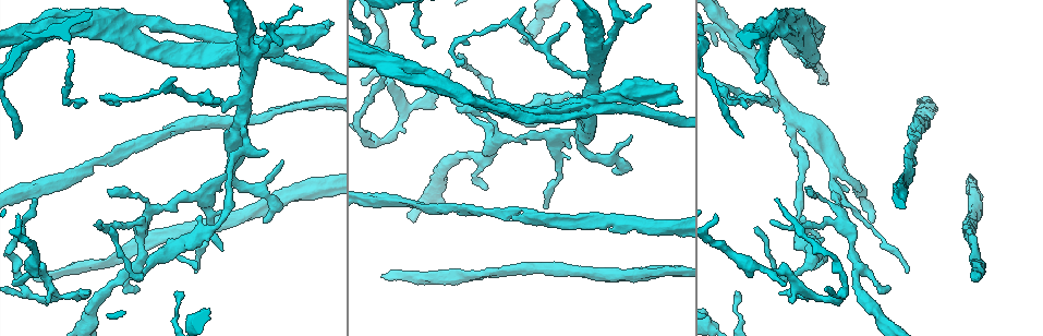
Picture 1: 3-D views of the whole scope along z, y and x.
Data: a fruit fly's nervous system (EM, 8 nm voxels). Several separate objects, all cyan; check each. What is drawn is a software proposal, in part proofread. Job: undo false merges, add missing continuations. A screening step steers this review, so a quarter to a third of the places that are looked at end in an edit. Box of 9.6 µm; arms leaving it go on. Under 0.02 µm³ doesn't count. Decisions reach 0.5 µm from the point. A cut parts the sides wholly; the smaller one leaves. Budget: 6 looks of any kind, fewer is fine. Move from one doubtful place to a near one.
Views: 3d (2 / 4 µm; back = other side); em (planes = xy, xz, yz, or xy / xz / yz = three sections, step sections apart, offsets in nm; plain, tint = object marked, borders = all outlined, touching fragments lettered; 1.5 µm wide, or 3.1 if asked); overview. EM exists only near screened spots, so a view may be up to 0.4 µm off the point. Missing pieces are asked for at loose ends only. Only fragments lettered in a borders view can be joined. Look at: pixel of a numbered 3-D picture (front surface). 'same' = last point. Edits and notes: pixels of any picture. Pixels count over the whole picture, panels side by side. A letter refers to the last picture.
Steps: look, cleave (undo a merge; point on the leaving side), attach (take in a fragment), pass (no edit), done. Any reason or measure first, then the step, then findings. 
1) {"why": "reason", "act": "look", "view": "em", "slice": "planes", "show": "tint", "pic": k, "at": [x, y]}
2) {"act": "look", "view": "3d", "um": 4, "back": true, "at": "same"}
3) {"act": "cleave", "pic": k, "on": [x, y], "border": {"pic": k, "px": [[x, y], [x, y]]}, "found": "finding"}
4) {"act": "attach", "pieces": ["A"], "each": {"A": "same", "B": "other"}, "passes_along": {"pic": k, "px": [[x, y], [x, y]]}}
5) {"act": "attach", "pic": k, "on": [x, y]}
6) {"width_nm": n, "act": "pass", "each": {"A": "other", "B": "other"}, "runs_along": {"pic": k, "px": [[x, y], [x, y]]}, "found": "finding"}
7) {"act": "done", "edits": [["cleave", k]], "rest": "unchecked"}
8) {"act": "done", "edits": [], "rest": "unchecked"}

{"why": "a fork", "act": "look", "view": "3d", "um": 4, "back": true, "pic": 1, "at": [541, 112]}

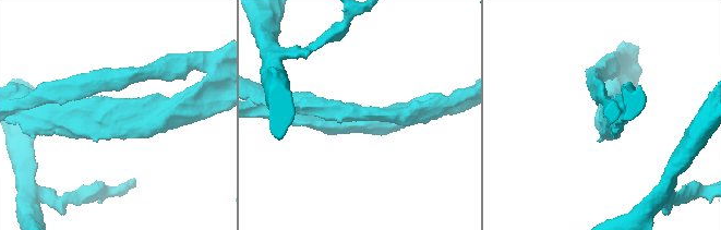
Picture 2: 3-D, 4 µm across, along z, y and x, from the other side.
{"why": "now the EM", "act": "look", "view": "em", "slice": "xz", "step": 4, "show": "tint", "pic": 2, "at": [116, 126]}

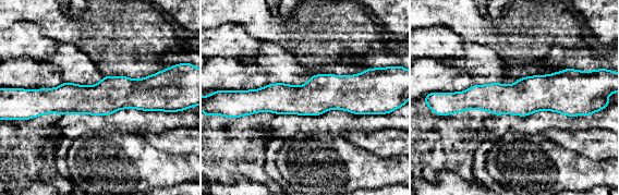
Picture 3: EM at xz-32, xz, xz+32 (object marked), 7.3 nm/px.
{"why": "another direction", "act": "look", "view": "em", "slice": "planes", "show": "borders", "at": "same"}

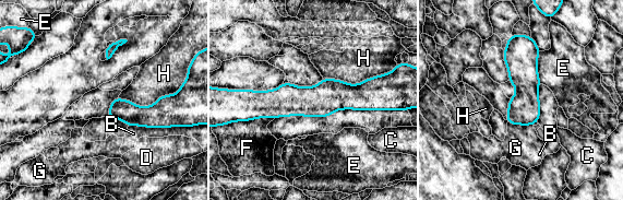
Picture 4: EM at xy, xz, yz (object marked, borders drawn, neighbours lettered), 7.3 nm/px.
{"width_nm": 220, "act": "pass", "each": {"B": "other", "C": "other", "D": "other", "E": "other", "F": "other", "G": "other", "H": "other"}, "runs_along": {"pic": 4, "px": [[248, 95], [379, 106]]}, "found": "all the same neuron"}

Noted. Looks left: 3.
{"why": "long arm stops here", "act": "look", "view": "em", "slice": "yz", "step": 8, "show": "borders", "pic": 1, "at": [777, 198]}

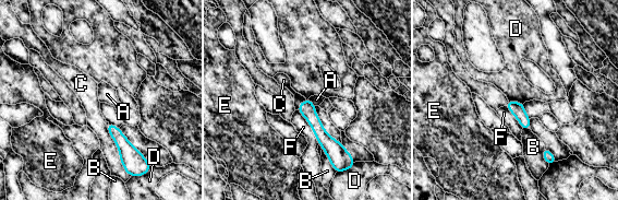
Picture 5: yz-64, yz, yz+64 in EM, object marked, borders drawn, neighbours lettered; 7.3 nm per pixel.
{"longest_contact_nm": ["C", 380], "act": "pass", "each": {"A": "other", "B": "other", "C": "other", "D": "other", "E": "other", "F": "other"}, "runs_along": {"pic": 5, "px": [[304, 104], [319, 133], [341, 154]]}, "found": "no lettered fragment goes on from it"}

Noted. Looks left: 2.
{"why": "three arms meet", "act": "look", "view": "em", "slice": "yz", "step": 4, "show": "tint", "pic": 1, "at": [27, 37]}

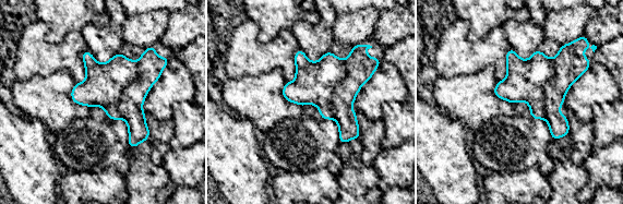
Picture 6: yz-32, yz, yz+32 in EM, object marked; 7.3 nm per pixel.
{"act": "look", "view": "em", "slice": "planes", "show": "borders", "at": "same"}

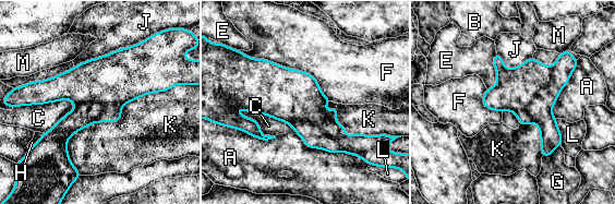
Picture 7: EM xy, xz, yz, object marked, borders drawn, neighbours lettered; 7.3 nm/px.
{"longest_contact_nm": ["K", 700], "act": "cleave", "pic": 7, "on": [313, 136], "each": {"A": "other", "B": "other", "C": "other", "E": "other", "F": "other", "G": "other", "H": "other", "J": "other", "K": "other", "L": "other", "M": "other"}, "border": {"pic": 7, "px": [[291, 120], [315, 123], [344, 150]]}, "found": "two neurons meet here"}

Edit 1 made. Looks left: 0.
{"act": "done", "edits": [["cleave", 7]], "rest": "unchecked"}

